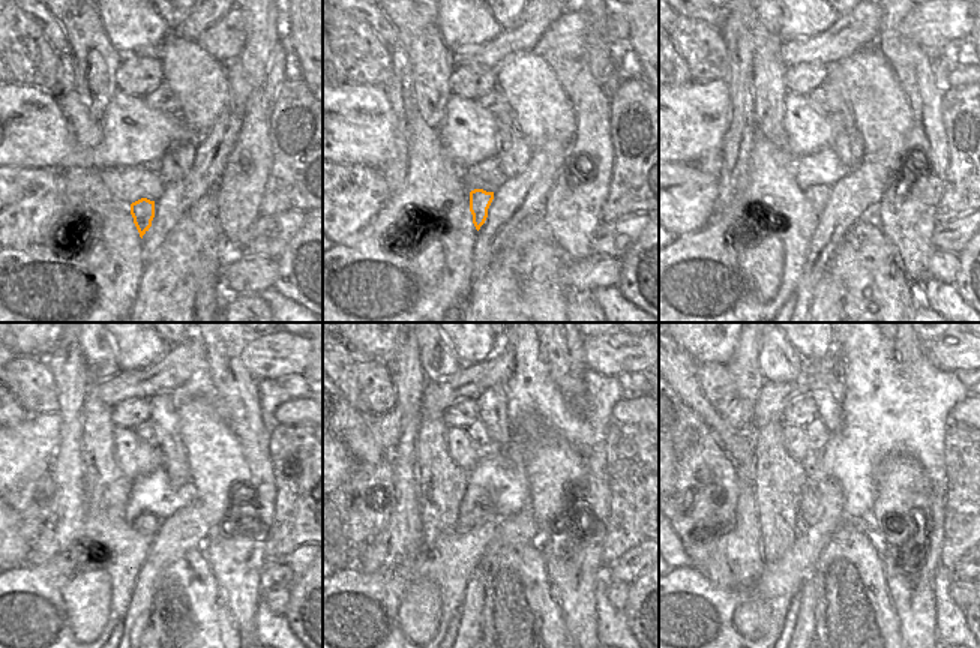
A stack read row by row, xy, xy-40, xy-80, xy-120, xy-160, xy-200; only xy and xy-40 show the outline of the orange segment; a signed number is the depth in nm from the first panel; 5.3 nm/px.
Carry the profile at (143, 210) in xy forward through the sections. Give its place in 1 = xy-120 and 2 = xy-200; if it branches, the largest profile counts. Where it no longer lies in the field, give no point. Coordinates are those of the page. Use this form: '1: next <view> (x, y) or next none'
1: next xy-120 (146, 524)
2: next xy-200 (808, 507)

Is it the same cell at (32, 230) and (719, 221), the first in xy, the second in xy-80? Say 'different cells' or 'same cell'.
different cells

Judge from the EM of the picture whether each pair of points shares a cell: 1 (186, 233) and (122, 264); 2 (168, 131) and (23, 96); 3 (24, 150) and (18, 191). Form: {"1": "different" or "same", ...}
{"1": "different", "2": "same", "3": "different"}

